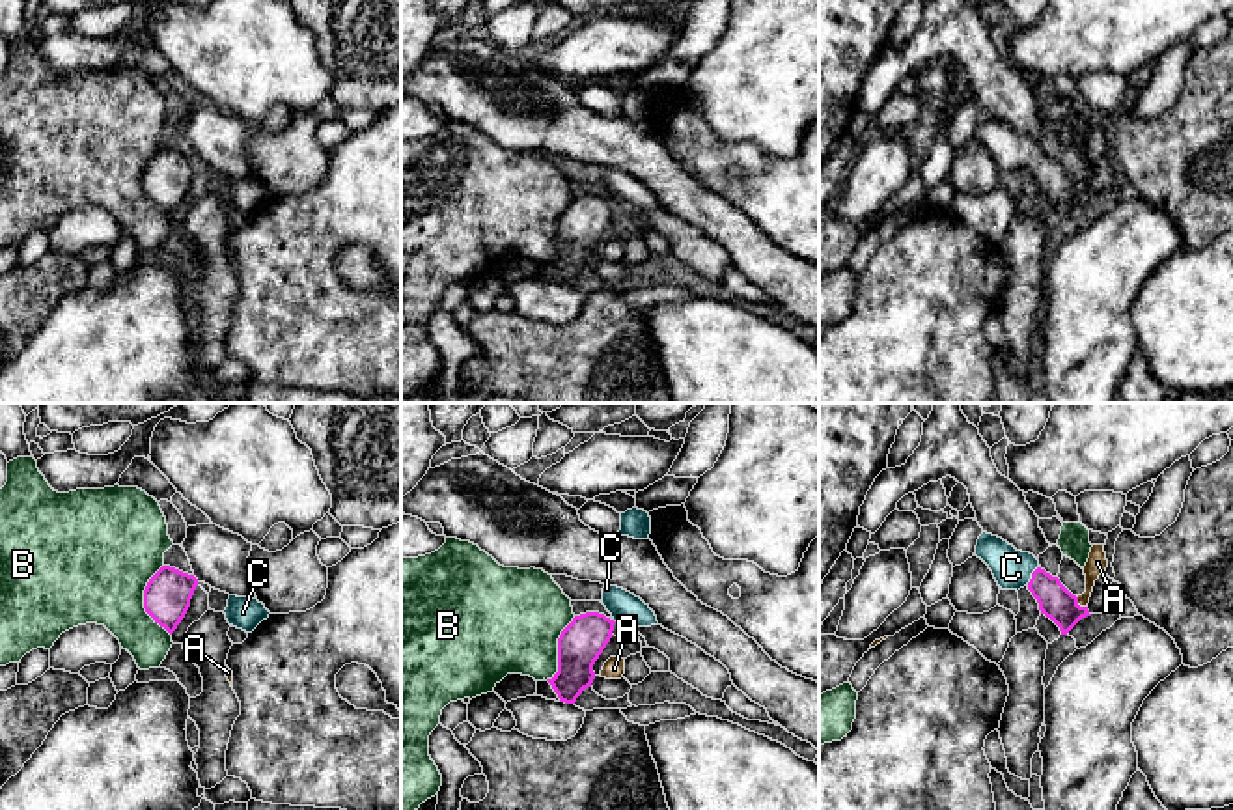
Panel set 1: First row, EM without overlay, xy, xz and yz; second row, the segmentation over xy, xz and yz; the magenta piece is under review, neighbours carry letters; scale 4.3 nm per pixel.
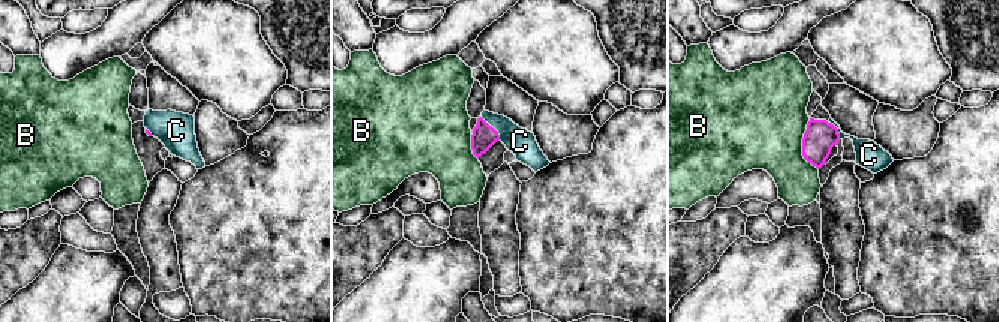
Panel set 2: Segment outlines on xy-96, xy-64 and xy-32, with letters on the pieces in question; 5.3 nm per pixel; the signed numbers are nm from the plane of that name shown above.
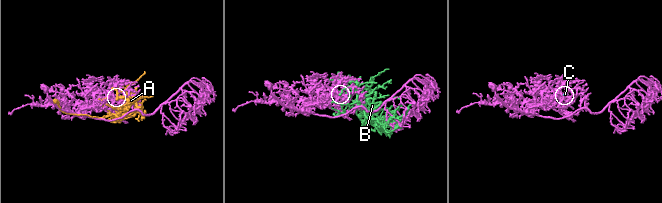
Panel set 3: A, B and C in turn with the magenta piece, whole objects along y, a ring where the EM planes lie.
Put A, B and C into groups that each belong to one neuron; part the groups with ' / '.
A / B / C

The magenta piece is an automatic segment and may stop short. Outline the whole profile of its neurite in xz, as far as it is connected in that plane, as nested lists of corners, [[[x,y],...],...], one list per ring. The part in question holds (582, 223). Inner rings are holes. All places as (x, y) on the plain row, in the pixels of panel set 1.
[[[599,194],[575,198],[558,220],[558,254],[547,261],[560,284],[575,286],[595,261],[593,246],[614,218],[614,202]]]

